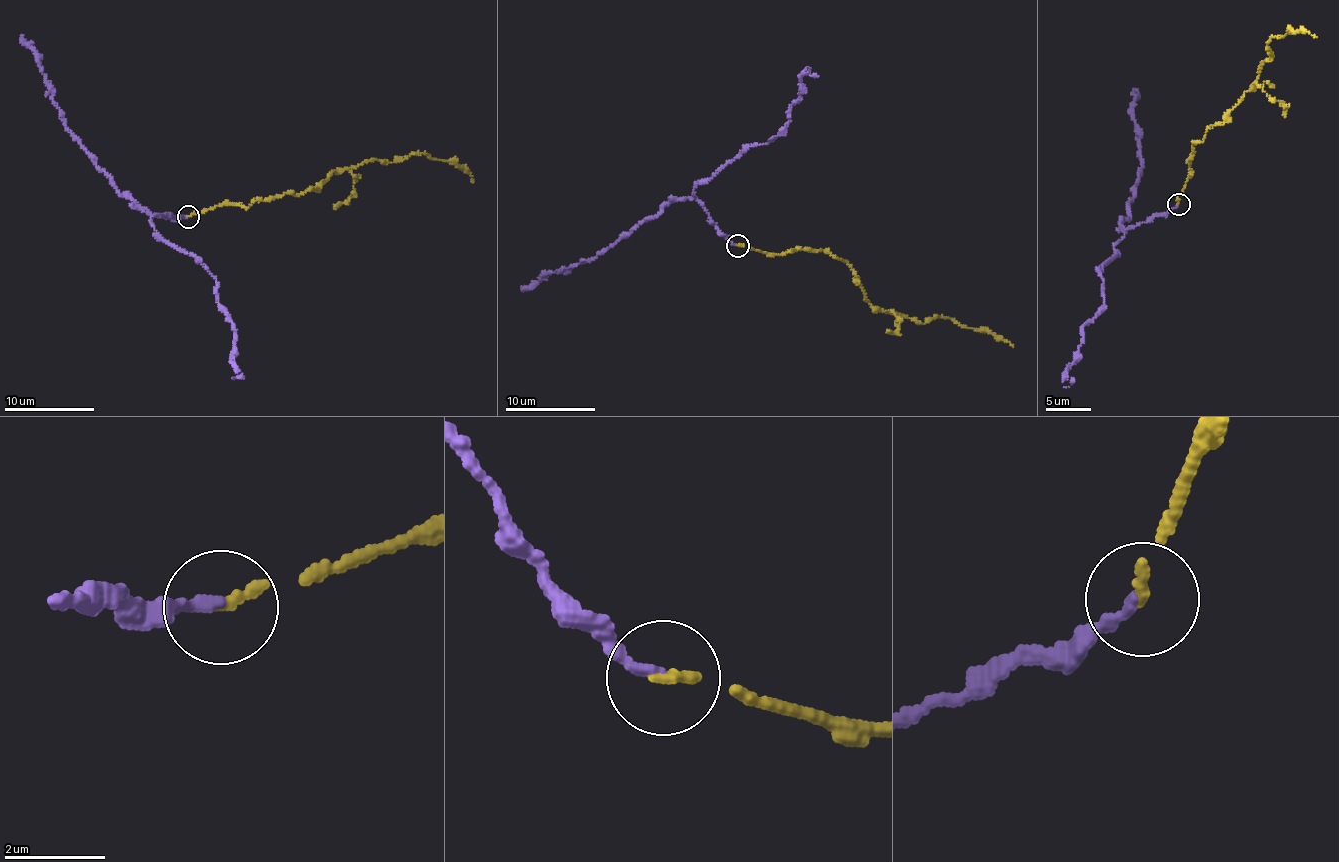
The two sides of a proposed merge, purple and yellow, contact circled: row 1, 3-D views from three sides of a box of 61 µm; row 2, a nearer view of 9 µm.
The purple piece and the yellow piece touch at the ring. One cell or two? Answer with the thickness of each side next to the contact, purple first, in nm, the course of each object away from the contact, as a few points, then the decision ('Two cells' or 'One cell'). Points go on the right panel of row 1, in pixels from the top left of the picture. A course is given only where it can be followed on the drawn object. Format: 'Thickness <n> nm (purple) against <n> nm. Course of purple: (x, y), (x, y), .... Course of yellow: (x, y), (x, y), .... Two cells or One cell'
Thickness 220 nm (purple) against 240 nm. Course of purple: (1178, 203), (1130, 227), (1115, 245), (1116, 254), (1099, 272), (1102, 310), (1083, 326), (1064, 387), (1074, 379). Course of yellow: (1178, 203), (1193, 172), (1195, 143), (1257, 81), (1274, 56), (1271, 38), (1300, 28), (1317, 37). One cell

